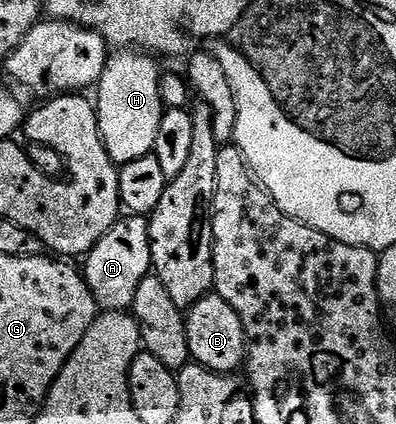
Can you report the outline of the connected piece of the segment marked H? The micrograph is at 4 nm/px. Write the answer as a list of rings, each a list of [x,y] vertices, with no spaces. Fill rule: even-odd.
[[[138,50],[115,51],[107,59],[104,74],[96,85],[100,138],[119,166],[151,155],[156,146],[156,134],[160,130],[164,109],[160,98],[162,72],[153,59],[157,60],[153,55]]]

